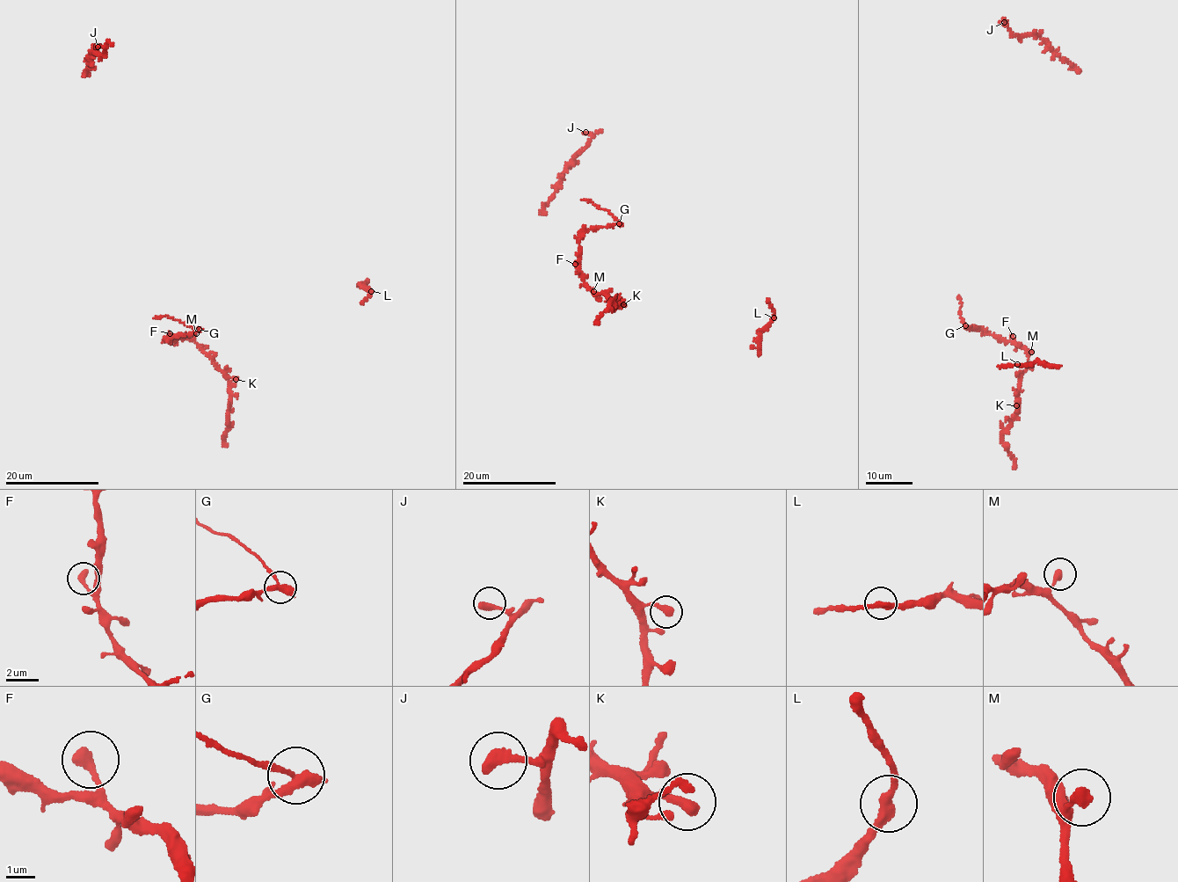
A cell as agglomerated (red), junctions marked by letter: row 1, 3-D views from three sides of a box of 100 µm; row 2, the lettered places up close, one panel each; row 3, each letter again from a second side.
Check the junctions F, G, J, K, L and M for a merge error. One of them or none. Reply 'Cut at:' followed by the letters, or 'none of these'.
Cut at: G

